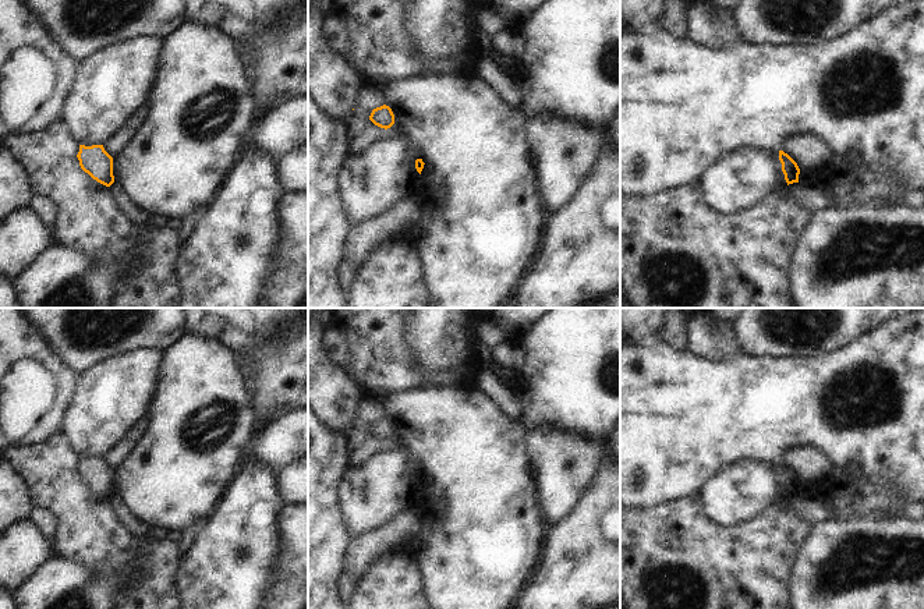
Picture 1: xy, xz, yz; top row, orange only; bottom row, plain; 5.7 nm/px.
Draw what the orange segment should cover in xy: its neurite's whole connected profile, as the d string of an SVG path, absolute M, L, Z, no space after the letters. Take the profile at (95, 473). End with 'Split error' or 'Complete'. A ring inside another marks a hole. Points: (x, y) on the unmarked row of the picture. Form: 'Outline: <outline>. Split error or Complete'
Outline: M79 457L77 470L81 481L93 492L106 499L114 495L113 470L105 463L103 457Z. Complete.

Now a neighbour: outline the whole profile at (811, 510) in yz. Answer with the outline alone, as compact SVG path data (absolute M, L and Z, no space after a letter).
M793 495L787 498L787 509L808 524L833 520L833 513L825 502L811 496Z

